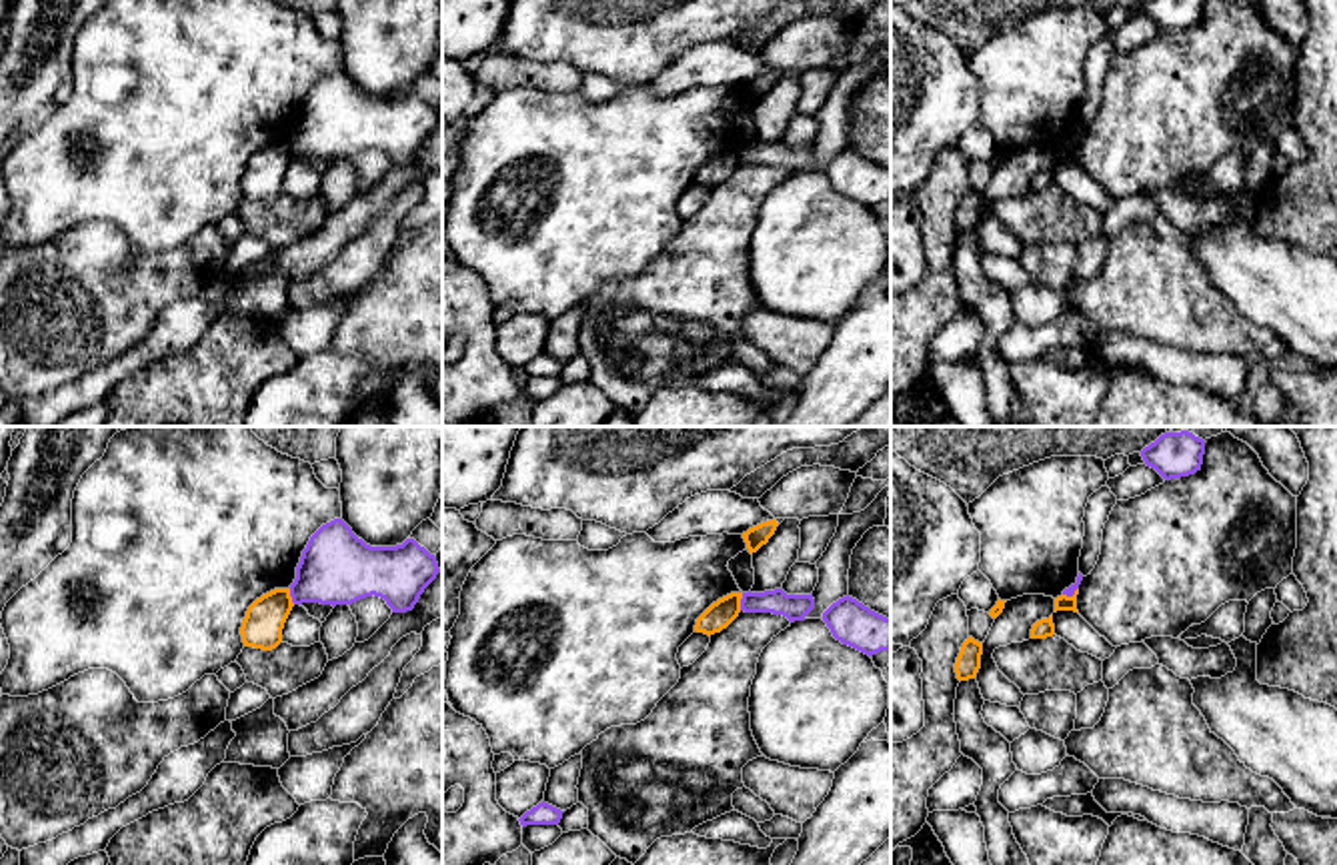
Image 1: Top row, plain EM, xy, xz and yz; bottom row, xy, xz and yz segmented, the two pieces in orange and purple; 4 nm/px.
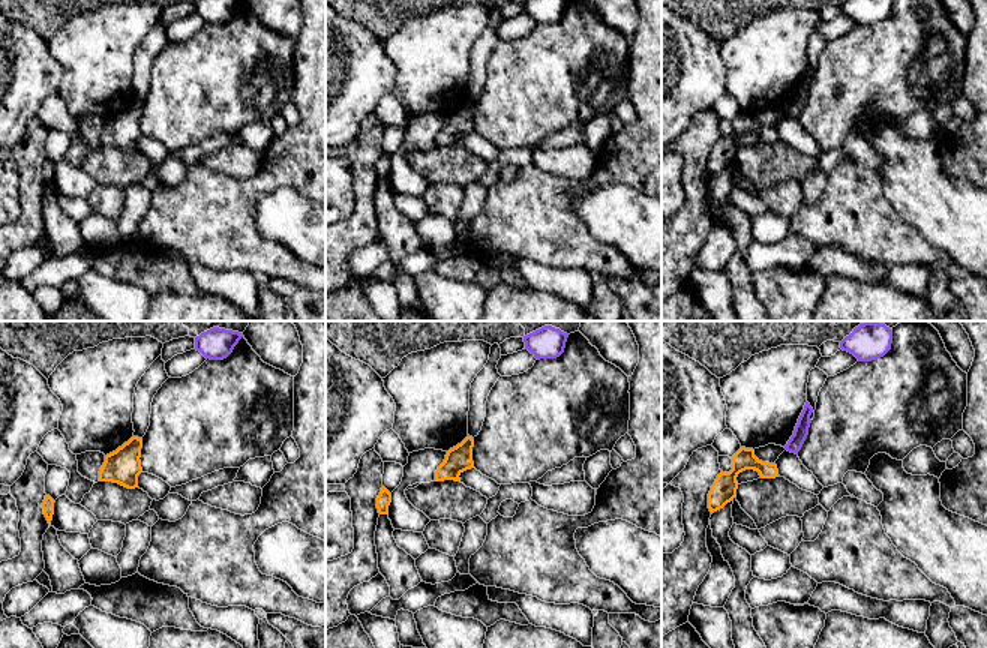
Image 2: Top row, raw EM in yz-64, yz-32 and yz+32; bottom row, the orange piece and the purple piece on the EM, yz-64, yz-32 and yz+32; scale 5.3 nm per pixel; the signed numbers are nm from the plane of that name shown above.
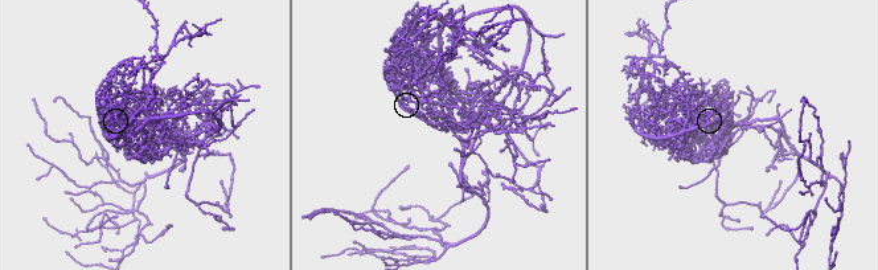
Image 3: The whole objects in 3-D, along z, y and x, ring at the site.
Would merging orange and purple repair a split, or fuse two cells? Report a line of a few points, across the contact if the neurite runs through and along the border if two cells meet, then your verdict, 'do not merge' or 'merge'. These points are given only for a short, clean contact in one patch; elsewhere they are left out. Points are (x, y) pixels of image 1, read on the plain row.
xz (743, 145), (739, 161) | do not merge

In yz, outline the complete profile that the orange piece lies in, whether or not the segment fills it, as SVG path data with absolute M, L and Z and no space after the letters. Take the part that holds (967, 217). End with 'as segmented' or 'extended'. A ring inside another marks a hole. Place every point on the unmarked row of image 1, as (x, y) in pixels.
M969 188L955 214L955 224L959 232L975 230L981 220L983 194Z | as segmented

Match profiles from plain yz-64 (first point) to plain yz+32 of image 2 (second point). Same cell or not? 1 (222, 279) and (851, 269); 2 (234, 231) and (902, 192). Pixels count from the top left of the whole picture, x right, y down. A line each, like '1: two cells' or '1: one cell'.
1: one cell
2: two cells

